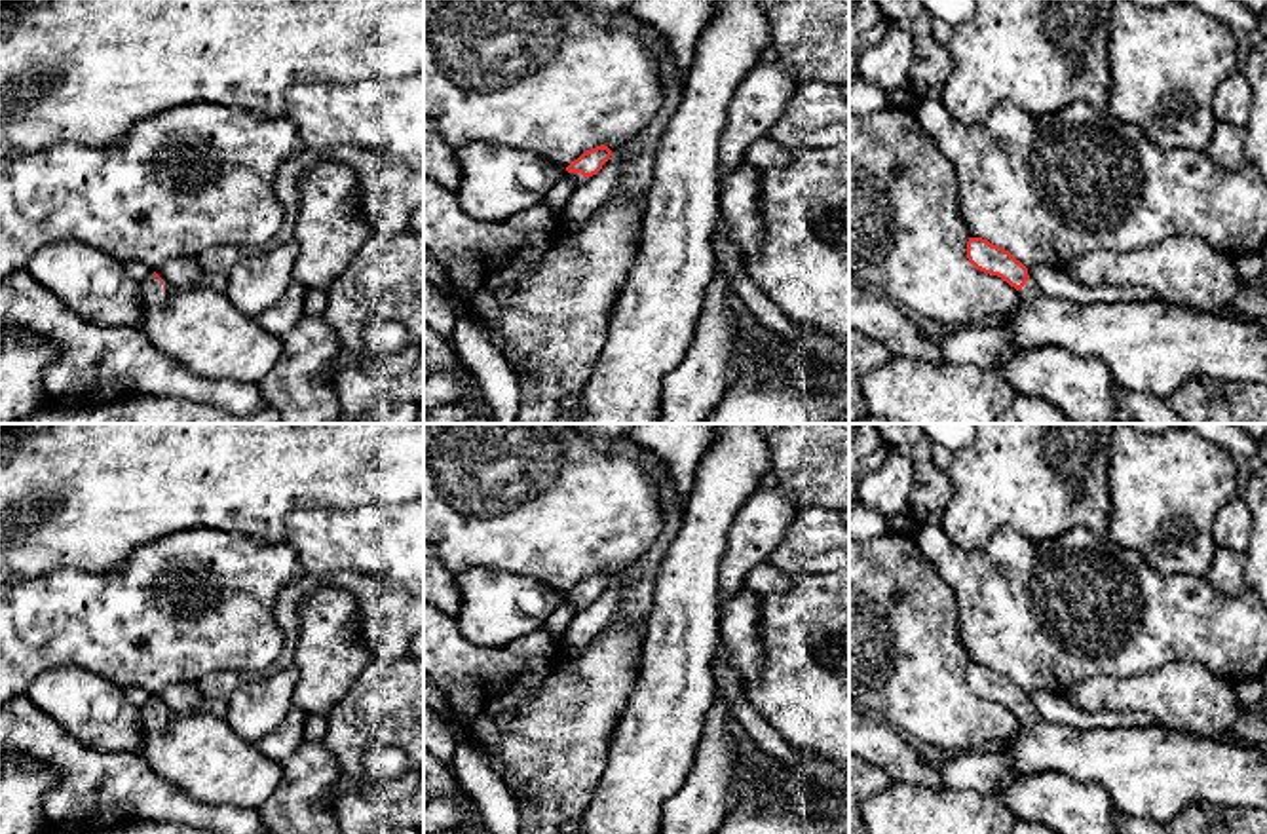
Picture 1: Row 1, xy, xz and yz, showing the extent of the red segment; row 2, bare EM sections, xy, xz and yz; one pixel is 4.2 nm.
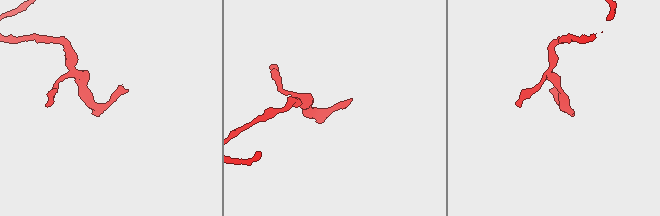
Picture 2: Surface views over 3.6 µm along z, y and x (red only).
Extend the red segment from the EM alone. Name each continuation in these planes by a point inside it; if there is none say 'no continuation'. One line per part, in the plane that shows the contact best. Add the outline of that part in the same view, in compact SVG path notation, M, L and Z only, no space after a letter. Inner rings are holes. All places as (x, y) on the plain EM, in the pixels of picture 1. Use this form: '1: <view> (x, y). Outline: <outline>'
1: xy (198, 753). Outline: M152 701L141 709L141 728L144 735L141 756L146 764L199 802L256 809L281 781L281 764L239 737L226 718L201 711L165 716L161 707Z

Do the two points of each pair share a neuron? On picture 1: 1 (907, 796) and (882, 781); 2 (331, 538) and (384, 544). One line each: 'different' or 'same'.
1: different
2: same

